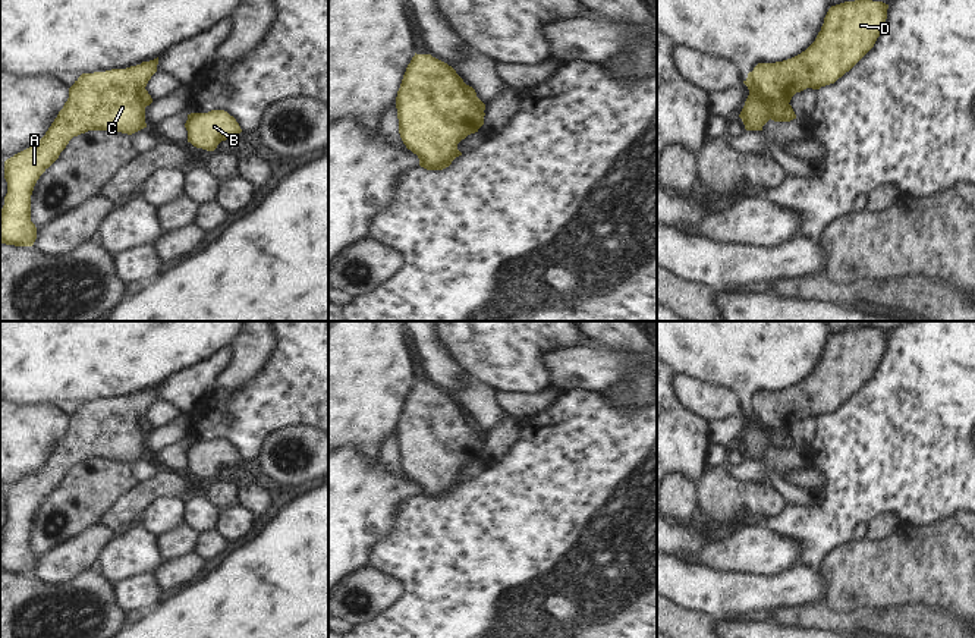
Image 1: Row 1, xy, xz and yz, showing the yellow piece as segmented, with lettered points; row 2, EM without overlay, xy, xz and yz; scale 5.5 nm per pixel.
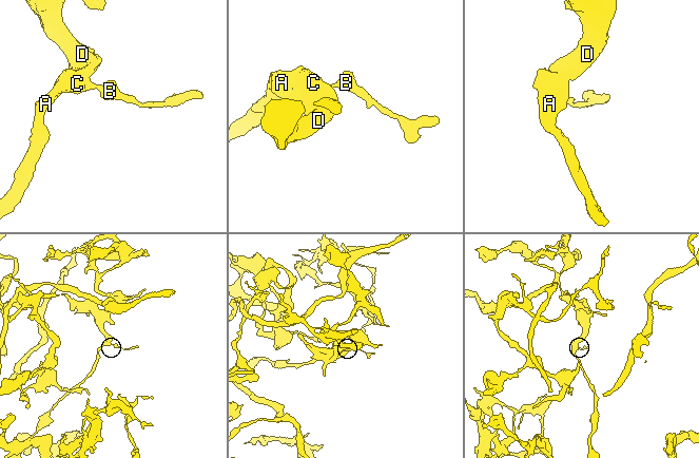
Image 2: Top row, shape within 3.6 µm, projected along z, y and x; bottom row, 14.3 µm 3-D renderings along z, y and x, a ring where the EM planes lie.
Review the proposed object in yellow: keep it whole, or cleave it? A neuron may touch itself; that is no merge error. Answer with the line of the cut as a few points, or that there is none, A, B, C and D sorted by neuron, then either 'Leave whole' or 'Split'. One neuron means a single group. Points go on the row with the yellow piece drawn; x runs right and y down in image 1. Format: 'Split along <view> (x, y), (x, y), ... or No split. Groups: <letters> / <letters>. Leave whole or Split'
Split along yz (788, 101), (774, 101), (770, 106), (769, 118). Groups: A C D / B. Split.

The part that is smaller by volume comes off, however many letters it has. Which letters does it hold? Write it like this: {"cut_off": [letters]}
{"cut_off": ["B"]}

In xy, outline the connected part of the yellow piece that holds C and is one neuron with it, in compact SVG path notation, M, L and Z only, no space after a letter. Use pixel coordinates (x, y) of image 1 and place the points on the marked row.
M158 57L126 69L82 73L45 135L4 161L7 194L0 214L0 242L32 246L31 195L40 176L59 158L73 136L88 131L132 135L144 128L145 104L138 91L157 72Z

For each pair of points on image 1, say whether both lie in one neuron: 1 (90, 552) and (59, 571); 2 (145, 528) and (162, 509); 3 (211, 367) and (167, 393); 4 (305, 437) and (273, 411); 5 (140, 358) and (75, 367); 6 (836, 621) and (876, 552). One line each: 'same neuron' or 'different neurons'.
1: same neuron
2: same neuron
3: same neuron
4: different neurons
5: same neuron
6: different neurons

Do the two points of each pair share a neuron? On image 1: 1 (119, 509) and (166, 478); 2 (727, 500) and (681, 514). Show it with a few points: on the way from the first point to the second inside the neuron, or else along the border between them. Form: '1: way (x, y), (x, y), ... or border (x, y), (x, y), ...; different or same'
1: way (131, 505), (154, 487); same
2: border (698, 481), (697, 506); different

